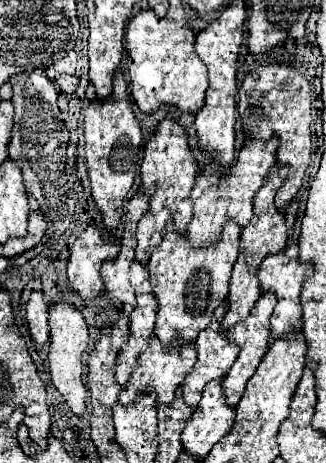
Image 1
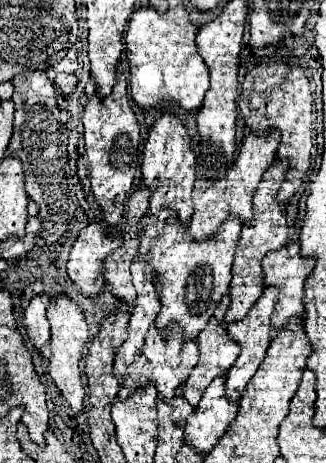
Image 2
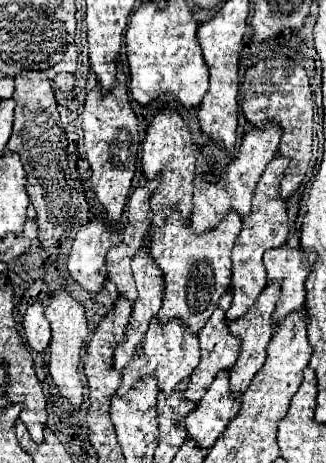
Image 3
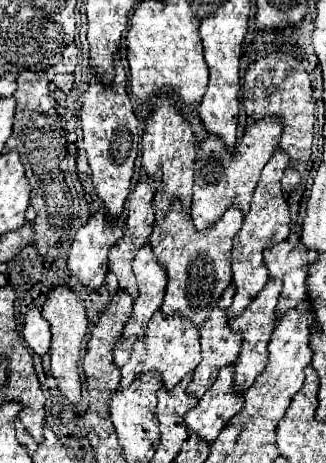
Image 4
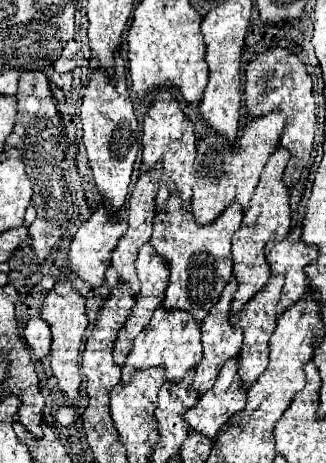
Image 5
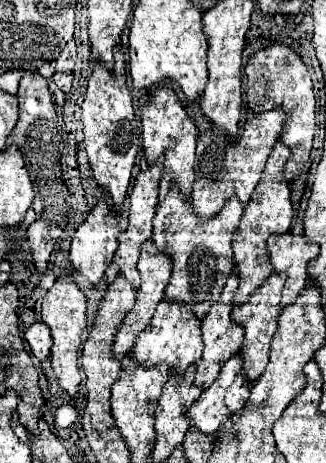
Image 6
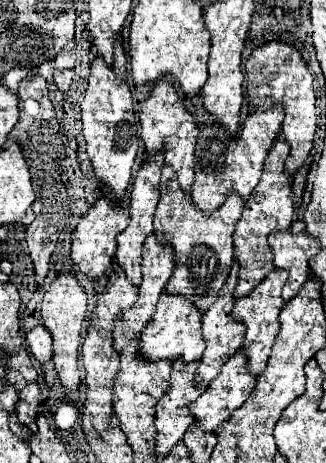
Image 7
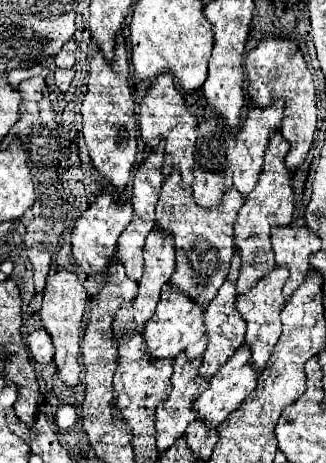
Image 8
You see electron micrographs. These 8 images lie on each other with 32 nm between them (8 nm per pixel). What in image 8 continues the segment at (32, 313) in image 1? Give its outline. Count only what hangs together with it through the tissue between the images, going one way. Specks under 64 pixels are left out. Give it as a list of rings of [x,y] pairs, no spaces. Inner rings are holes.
[[[38,328],[32,334],[28,334],[26,342],[28,342],[28,348],[30,348],[30,352],[32,352],[32,356],[34,356],[36,362],[40,362],[40,364],[52,362],[54,346],[52,346],[50,334],[44,328]]]

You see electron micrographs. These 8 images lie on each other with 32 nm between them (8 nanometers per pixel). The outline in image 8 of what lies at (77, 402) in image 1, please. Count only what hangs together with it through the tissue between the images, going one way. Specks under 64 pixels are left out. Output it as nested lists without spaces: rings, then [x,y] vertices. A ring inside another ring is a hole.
[[[60,270],[48,280],[46,290],[44,290],[44,302],[42,302],[42,324],[48,330],[48,334],[52,336],[52,342],[56,348],[54,364],[56,364],[58,376],[68,386],[76,386],[80,382],[78,380],[78,376],[80,376],[78,354],[80,354],[80,334],[82,334],[82,320],[84,320],[86,302],[88,302],[88,294],[74,272]]]

